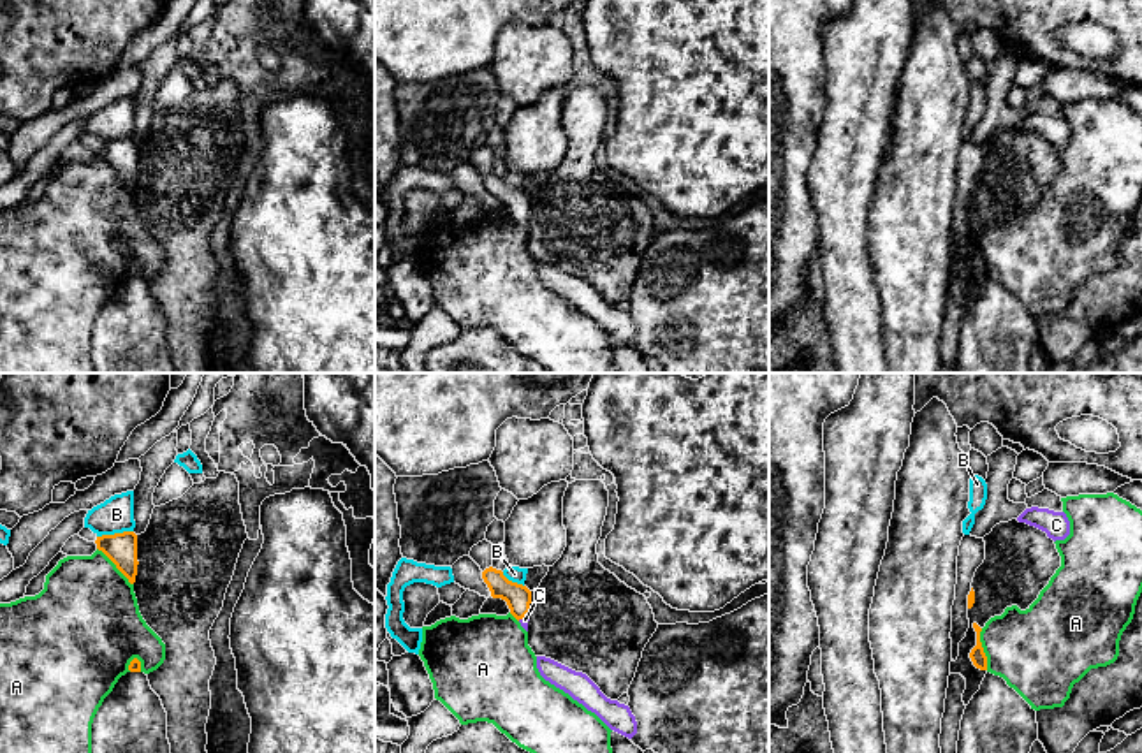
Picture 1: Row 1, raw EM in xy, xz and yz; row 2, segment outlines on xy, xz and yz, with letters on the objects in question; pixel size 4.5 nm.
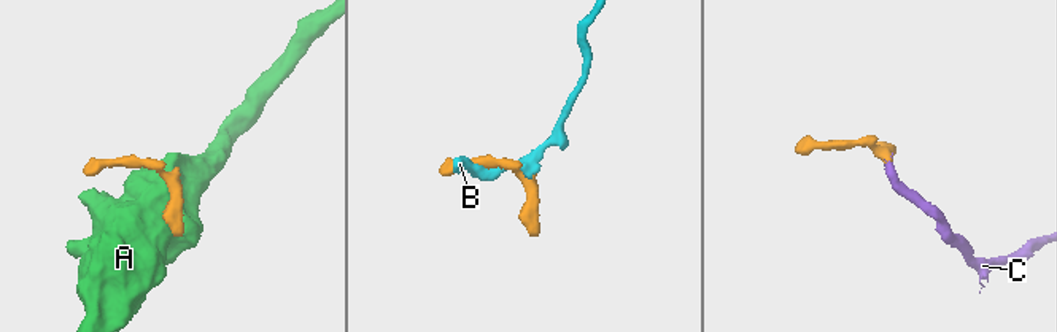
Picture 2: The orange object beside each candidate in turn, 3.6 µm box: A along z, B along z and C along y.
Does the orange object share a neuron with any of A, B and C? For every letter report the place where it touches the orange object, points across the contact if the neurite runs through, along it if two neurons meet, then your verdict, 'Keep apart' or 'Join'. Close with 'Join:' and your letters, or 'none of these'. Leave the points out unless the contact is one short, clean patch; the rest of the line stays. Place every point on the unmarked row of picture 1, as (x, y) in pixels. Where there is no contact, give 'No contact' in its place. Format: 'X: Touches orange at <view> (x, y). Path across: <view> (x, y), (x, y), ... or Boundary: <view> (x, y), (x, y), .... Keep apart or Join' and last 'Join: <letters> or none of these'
A: Touches orange at yz (982, 255). Keep apart
B: Touches orange at xy (115, 139). Keep apart
C: Touches orange at xz (521, 224). Path across: xz (518, 203), (521, 224), (525, 226). Join
Join: C

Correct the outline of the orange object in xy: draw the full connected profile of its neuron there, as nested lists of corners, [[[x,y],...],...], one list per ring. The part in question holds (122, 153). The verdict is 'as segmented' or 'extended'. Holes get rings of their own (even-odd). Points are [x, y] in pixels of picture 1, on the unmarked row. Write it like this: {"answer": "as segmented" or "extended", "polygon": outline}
{"answer": "as segmented", "polygon": [[[123,137],[114,141],[102,141],[95,146],[97,155],[102,157],[116,174],[128,185],[130,190],[135,188],[137,181],[137,141],[134,137]]]}

